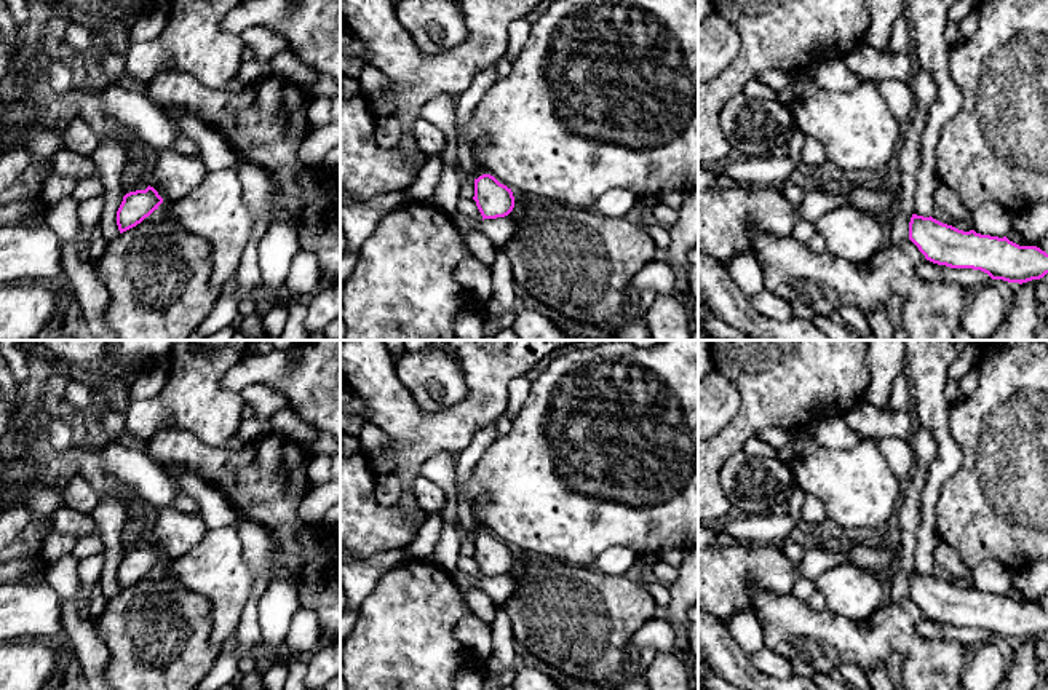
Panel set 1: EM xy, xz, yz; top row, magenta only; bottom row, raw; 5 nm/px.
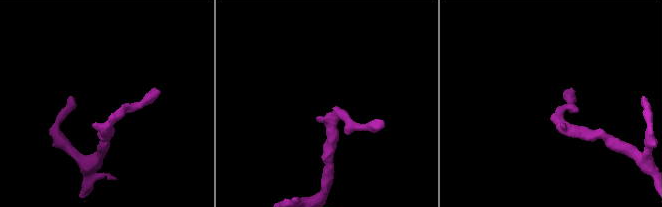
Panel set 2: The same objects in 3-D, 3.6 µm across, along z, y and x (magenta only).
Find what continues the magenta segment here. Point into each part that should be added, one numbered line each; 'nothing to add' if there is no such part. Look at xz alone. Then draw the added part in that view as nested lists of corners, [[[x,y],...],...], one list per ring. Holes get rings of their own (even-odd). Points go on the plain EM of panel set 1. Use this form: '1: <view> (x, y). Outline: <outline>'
1: xz (480, 527). Outline: [[[471,510],[471,511],[473,511],[473,521],[474,521],[474,529],[471,537],[478,537],[479,533],[487,532],[487,529],[479,518],[479,511],[478,510]]]

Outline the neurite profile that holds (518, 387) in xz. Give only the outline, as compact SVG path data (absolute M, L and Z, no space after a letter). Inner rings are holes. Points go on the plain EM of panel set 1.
M526 375L514 377L508 385L506 414L514 418L529 396L530 382Z

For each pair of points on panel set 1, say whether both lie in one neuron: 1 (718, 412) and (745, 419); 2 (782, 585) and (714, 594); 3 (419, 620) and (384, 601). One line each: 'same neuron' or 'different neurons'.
1: different neurons
2: same neuron
3: same neuron

